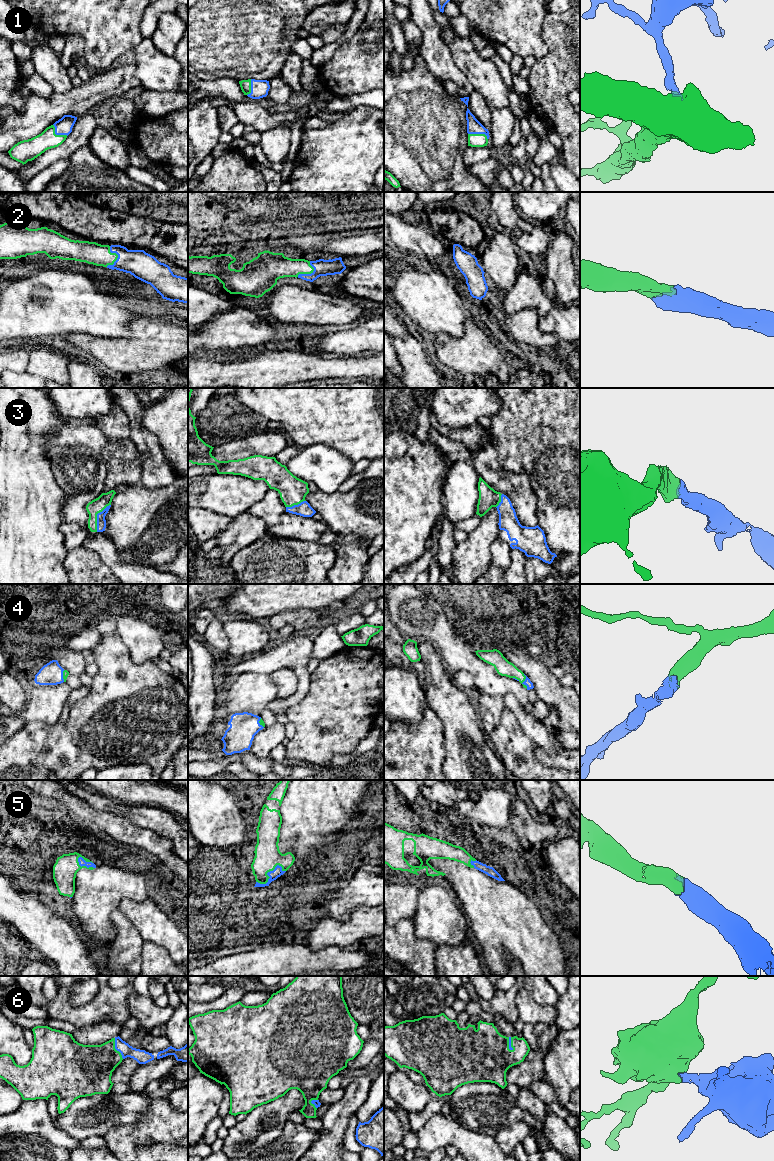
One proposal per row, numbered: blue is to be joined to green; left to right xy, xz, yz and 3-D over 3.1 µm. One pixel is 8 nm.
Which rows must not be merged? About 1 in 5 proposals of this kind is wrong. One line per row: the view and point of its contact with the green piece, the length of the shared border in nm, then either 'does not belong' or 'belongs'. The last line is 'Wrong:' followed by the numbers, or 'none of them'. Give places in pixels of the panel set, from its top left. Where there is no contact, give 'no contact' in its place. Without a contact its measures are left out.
1: meets green in yz at (479, 134); contact 170 nm long; belongs
2: meets green in xy at (117, 257); contact 170 nm long; belongs
3: meets green in xy at (96, 516); contact 260 nm long; belongs
4: meets green in yz at (524, 680); contact 120 nm long; belongs
5: meets green in xz at (267, 872); contact 260 nm long; belongs
6: meets green in xy at (114, 1048); contact 180 nm long; belongs
Wrong: none of them

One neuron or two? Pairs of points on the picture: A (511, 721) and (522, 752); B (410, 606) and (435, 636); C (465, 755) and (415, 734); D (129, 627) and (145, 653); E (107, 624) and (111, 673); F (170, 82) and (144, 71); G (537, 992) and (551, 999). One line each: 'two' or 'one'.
A: one
B: one
C: two
D: one
E: two
F: one
G: one

